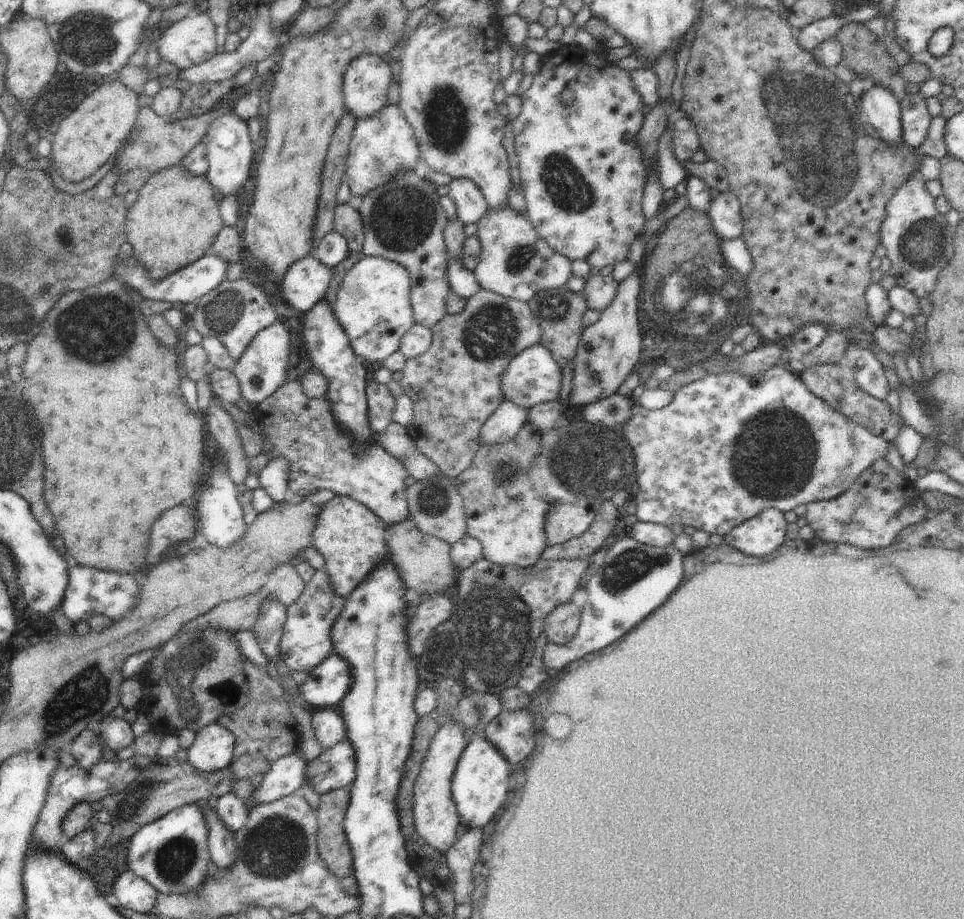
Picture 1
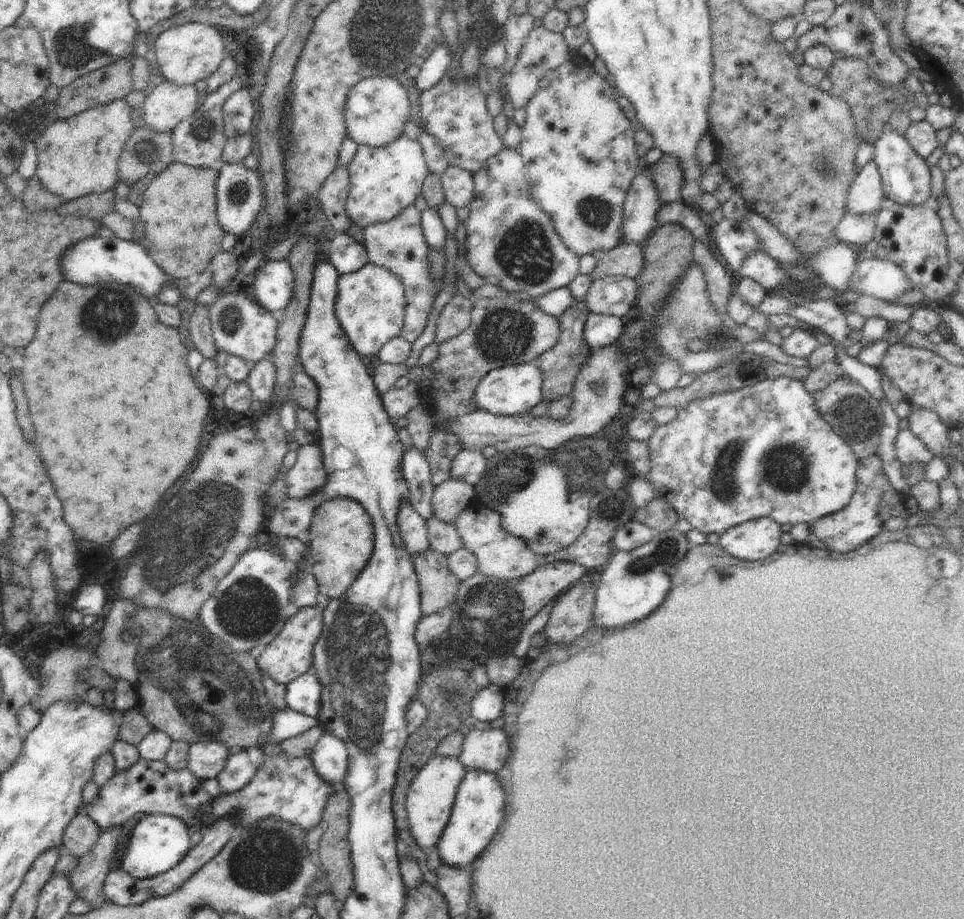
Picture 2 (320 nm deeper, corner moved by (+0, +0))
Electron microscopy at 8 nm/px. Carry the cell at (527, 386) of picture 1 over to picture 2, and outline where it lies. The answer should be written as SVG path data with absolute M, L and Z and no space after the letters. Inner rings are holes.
M534 361L517 365L504 366L492 370L474 390L474 402L477 410L503 416L520 416L530 412L542 399L542 370Z

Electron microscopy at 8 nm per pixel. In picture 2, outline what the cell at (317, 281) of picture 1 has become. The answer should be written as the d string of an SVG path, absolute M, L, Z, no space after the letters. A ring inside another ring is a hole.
M286 259L268 260L253 274L250 282L254 284L254 300L269 311L282 310L292 298L294 271Z

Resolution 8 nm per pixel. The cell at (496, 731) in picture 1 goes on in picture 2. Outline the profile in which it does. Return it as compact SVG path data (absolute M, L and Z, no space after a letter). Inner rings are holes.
M502 728L472 729L466 736L462 752L457 757L464 767L497 774L510 756L510 740Z

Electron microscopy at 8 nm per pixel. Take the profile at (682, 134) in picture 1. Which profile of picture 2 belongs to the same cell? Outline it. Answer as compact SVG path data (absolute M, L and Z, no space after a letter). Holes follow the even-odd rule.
M663 154L655 165L648 166L648 172L655 181L658 198L663 204L682 201L682 186L684 186L684 172L682 164L676 156Z

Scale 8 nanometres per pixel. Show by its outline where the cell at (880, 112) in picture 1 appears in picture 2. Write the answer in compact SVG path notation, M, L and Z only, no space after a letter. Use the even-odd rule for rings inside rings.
M888 126L873 147L873 159L881 174L883 191L892 203L922 205L932 196L931 168L912 150L903 136Z

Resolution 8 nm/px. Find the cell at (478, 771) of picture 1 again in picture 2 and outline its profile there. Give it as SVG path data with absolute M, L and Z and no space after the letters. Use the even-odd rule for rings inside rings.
M468 769L458 786L451 818L435 847L442 864L464 868L481 857L494 834L500 829L507 813L507 791L496 774L486 770Z

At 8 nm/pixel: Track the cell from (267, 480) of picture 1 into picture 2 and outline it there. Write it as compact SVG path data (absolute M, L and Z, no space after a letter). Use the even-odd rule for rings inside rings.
M316 443L301 445L295 464L285 475L290 498L302 500L313 497L322 490L326 476L321 448Z

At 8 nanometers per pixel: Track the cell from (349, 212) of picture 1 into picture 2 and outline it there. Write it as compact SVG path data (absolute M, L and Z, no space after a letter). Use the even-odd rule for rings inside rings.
M337 166L317 192L318 204L337 233L346 233L352 223L345 206L349 191L348 169Z

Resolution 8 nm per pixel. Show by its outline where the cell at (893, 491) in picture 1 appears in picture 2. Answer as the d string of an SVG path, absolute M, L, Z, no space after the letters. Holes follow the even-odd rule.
M877 454L859 459L855 491L850 502L842 510L827 514L810 524L811 532L825 544L826 550L848 554L881 532L899 531L907 526L913 507L908 499L892 488L882 471L882 463Z

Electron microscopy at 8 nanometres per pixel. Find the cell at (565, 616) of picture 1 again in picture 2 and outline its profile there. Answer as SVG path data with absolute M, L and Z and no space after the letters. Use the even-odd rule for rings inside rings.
M585 579L558 598L543 629L548 641L570 645L593 627L597 588Z

